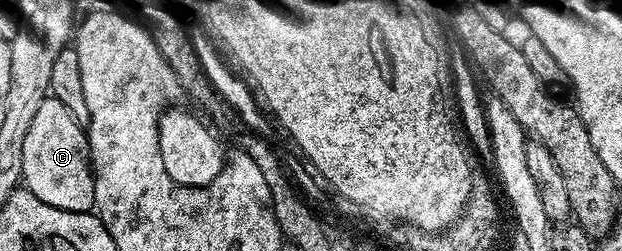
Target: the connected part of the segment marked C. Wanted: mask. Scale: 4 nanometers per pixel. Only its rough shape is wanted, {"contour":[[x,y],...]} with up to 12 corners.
{"contour":[[47,96],[24,137],[22,179],[40,202],[94,207],[90,141]]}

